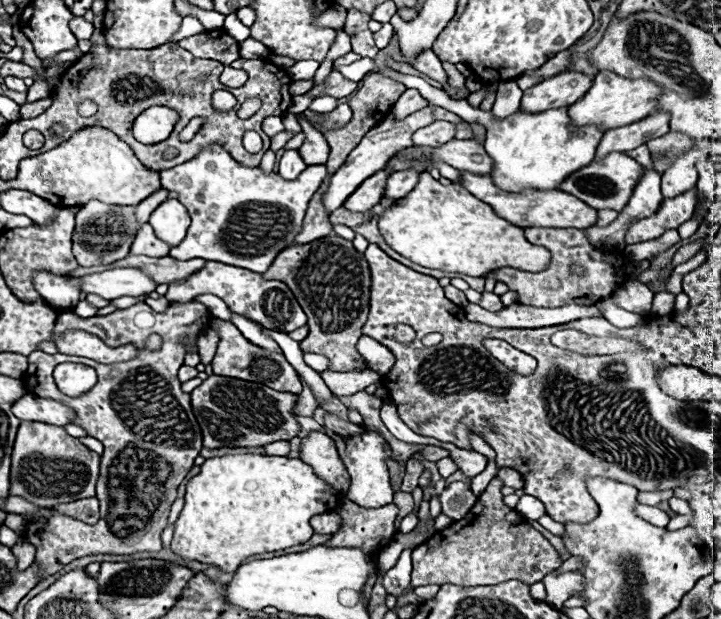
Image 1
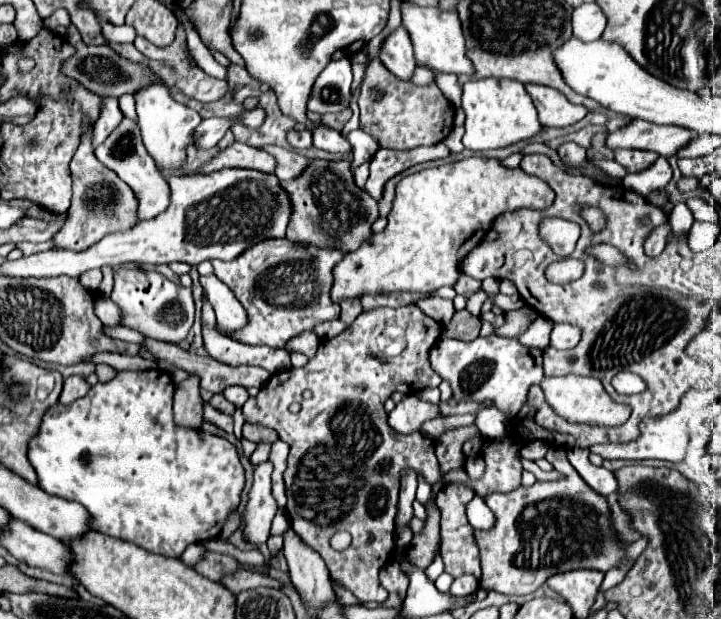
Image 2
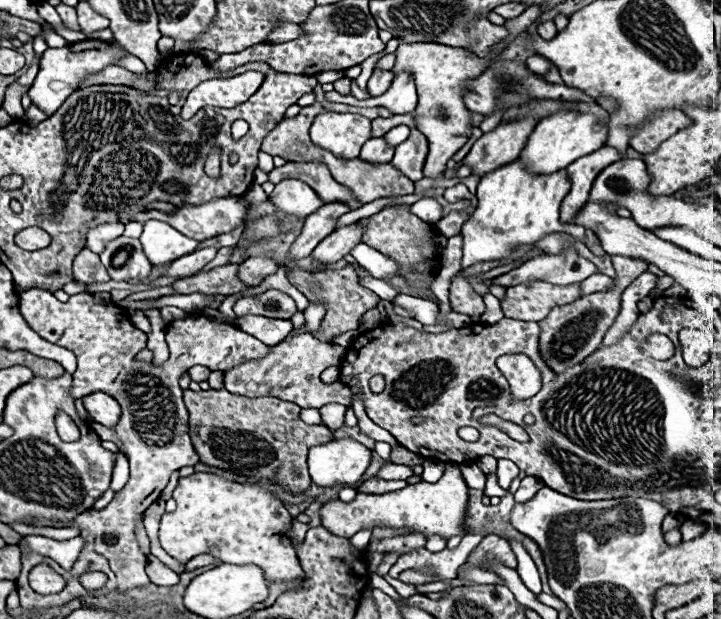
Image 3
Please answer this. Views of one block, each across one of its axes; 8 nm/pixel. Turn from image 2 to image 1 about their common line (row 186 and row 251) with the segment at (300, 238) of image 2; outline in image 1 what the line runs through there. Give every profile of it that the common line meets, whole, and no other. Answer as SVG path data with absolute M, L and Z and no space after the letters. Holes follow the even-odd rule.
M326 236L304 246L290 246L276 256L264 278L288 282L296 300L308 316L308 336L300 342L302 352L314 352L328 358L330 372L350 372L364 366L356 344L370 310L370 266L350 240Z

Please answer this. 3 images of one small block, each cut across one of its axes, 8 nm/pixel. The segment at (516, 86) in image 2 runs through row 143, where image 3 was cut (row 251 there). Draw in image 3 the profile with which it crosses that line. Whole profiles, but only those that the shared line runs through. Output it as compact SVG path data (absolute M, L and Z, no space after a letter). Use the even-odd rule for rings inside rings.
M510 162L496 168L494 172L482 176L478 184L478 208L464 222L464 258L462 268L508 258L514 250L522 246L534 246L538 240L552 232L566 232L584 240L584 228L562 226L560 222L560 204L570 192L570 182L566 170L548 176L532 176L524 170L522 162Z

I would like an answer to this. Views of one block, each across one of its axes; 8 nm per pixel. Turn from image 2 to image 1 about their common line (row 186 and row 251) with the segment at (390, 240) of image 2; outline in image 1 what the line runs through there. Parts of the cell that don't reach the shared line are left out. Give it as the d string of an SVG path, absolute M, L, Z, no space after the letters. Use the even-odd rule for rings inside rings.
M428 172L420 174L420 182L412 192L382 212L378 228L388 246L398 254L424 268L442 272L480 276L504 266L544 270L552 258L550 250L530 244L524 238L524 230L500 218L492 206L472 196L460 184L442 186Z

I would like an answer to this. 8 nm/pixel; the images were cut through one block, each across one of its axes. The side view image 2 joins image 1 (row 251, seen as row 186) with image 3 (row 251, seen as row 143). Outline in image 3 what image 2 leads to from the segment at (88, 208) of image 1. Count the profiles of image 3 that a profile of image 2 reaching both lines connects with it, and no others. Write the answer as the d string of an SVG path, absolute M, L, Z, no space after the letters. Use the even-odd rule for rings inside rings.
M84 248L76 258L74 258L74 268L72 268L72 276L76 282L82 284L98 284L98 282L108 282L108 272L102 266L98 254L90 252L88 248Z

